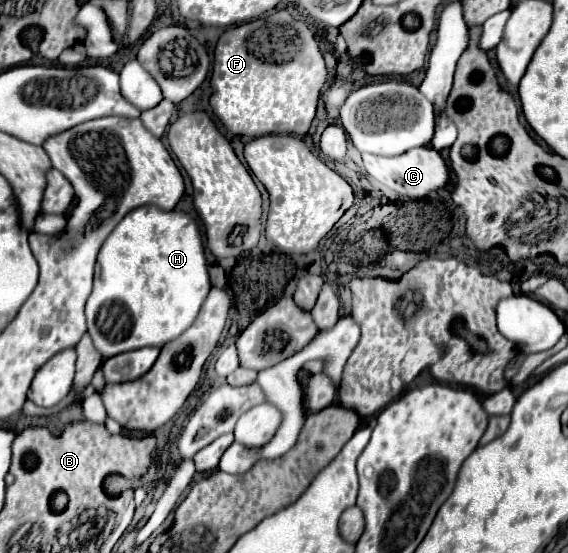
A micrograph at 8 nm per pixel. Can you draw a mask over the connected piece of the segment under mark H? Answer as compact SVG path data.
M153 205L137 207L105 239L95 267L93 293L87 299L85 315L89 335L103 359L141 347L163 347L177 339L195 321L207 293L211 289L208 266L205 265L203 243L195 219L179 211L161 211Z

